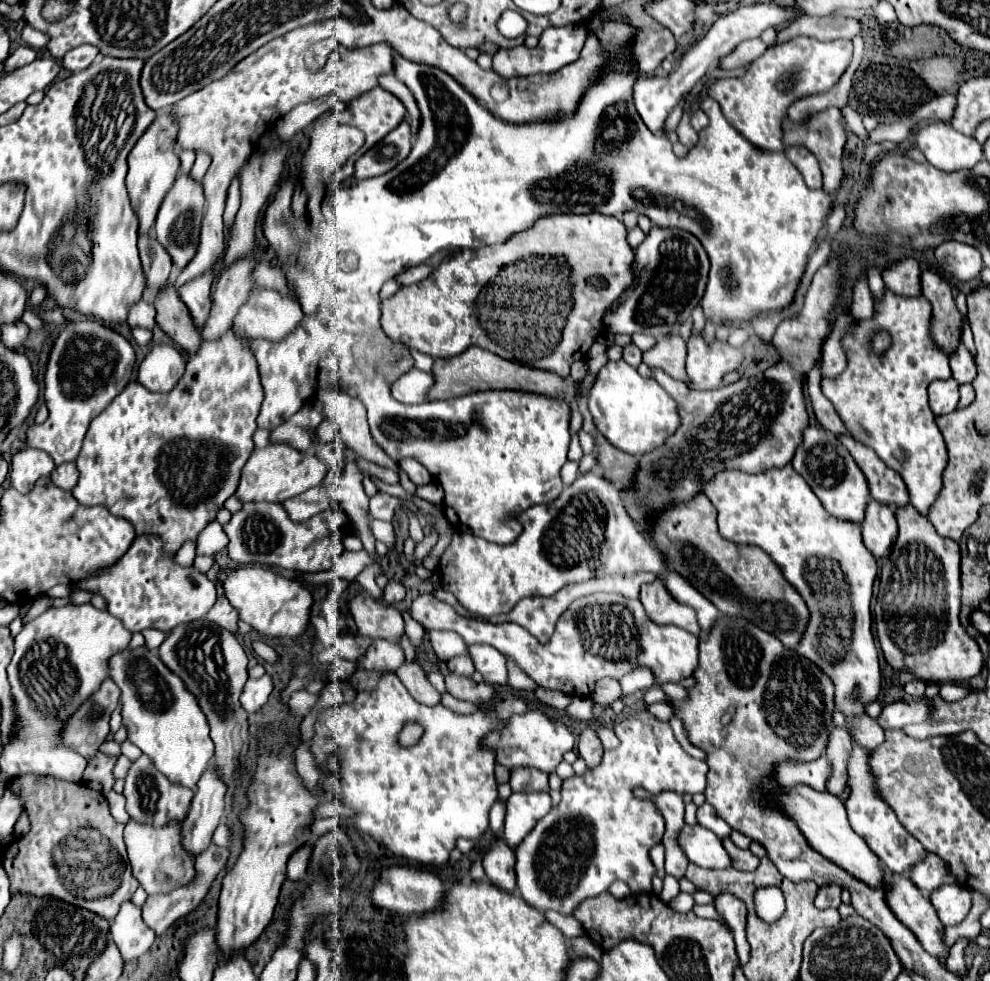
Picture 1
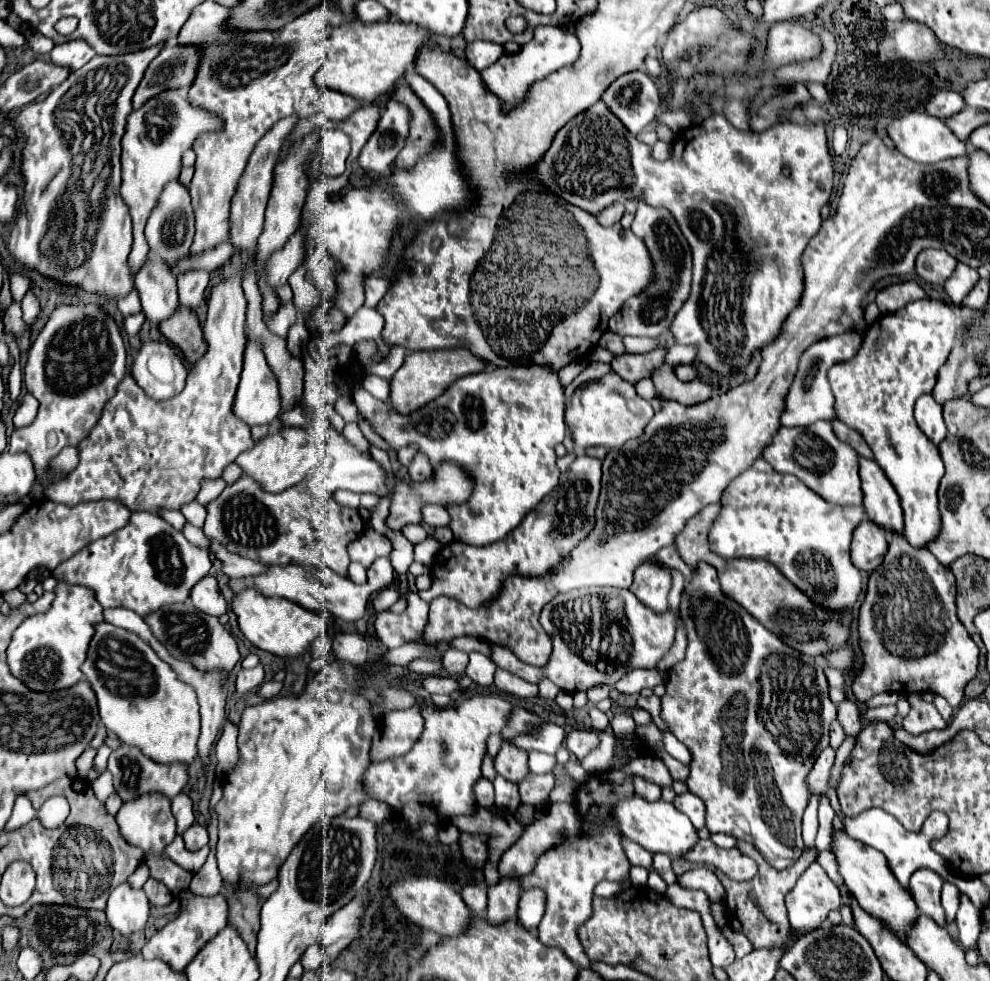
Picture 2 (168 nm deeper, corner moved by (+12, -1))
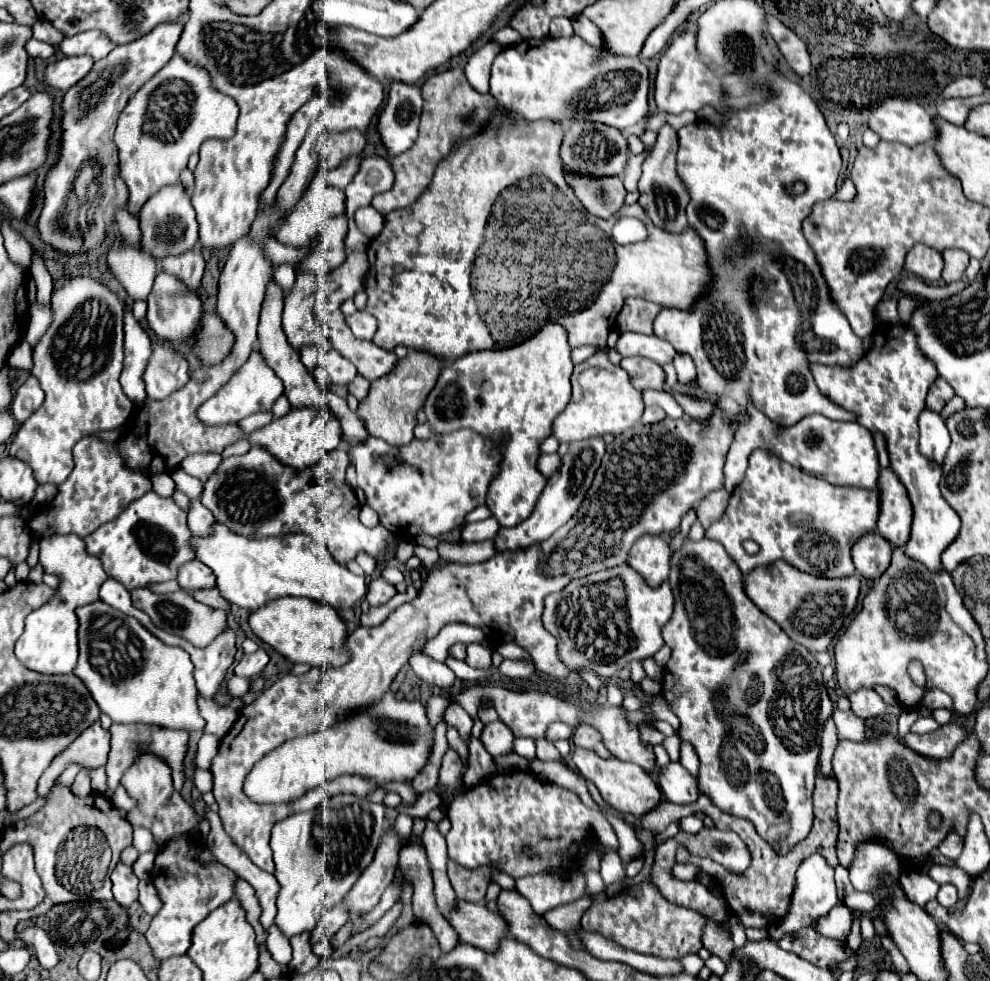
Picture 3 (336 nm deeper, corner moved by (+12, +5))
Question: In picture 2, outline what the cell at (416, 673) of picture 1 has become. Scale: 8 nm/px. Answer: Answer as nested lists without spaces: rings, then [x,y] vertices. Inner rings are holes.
[[[471,652],[469,654],[469,666],[465,670],[465,674],[479,686],[491,686],[493,684],[493,674],[497,670],[495,662],[491,662],[491,658],[483,656],[481,652]]]

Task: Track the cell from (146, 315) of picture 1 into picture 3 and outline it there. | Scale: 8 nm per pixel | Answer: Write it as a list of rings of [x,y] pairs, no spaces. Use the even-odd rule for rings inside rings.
[[[123,242],[123,246],[113,246],[107,262],[131,300],[147,298],[157,272],[157,264],[151,256],[145,256]]]

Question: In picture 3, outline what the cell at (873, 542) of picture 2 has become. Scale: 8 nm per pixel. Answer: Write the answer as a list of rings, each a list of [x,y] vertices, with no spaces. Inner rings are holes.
[[[865,532],[853,546],[853,562],[861,576],[869,580],[877,580],[891,562],[893,544],[879,536],[877,532]]]

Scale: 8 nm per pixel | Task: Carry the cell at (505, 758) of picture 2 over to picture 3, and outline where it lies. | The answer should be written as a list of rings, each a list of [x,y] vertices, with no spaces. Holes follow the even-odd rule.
[[[499,720],[487,724],[485,730],[483,730],[483,736],[481,736],[481,742],[483,742],[485,750],[493,758],[513,754],[513,740],[515,740],[513,732]]]

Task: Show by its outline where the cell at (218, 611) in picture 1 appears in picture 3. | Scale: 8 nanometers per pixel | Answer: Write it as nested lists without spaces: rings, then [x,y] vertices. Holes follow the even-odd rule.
[[[193,560],[179,570],[179,586],[183,590],[207,590],[215,588],[215,574],[201,560]]]

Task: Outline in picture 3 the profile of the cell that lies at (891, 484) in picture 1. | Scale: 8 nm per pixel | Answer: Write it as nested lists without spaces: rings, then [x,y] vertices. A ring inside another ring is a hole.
[[[889,468],[879,470],[879,520],[877,532],[893,546],[905,546],[911,530],[911,502],[905,486]]]

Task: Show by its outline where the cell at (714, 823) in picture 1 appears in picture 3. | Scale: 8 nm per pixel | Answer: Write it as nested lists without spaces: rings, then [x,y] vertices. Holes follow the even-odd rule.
[[[679,762],[669,764],[659,772],[659,788],[665,800],[673,804],[691,804],[699,798],[697,778],[691,776]]]

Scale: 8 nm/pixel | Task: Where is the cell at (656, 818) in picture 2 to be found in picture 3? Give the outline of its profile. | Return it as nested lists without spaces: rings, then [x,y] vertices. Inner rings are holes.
[[[575,748],[573,762],[583,778],[595,782],[603,800],[611,808],[617,808],[623,814],[631,814],[639,820],[643,814],[651,812],[661,802],[661,790],[659,790],[657,782],[645,770],[641,770],[637,764],[627,764],[627,762],[619,762],[619,760],[611,760],[611,758],[603,760],[595,752],[589,752],[583,748]]]

